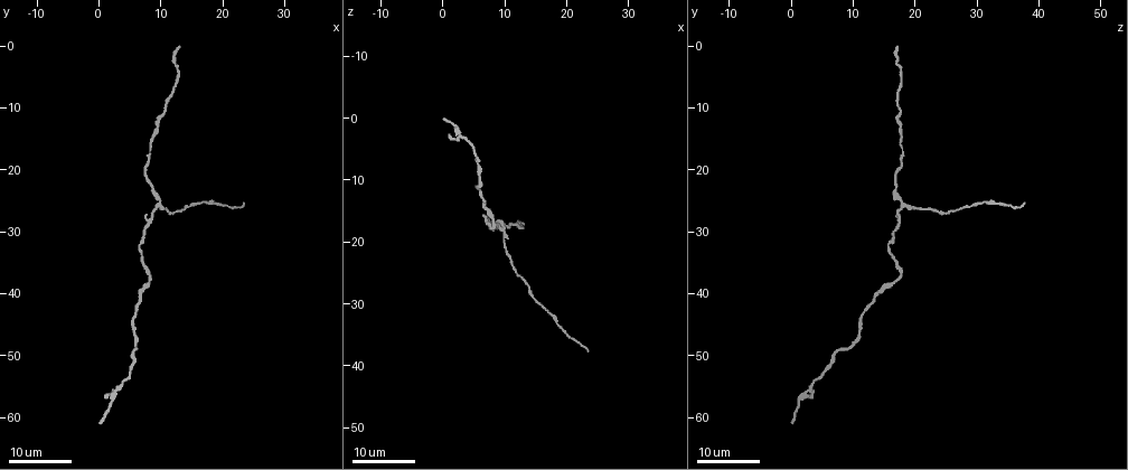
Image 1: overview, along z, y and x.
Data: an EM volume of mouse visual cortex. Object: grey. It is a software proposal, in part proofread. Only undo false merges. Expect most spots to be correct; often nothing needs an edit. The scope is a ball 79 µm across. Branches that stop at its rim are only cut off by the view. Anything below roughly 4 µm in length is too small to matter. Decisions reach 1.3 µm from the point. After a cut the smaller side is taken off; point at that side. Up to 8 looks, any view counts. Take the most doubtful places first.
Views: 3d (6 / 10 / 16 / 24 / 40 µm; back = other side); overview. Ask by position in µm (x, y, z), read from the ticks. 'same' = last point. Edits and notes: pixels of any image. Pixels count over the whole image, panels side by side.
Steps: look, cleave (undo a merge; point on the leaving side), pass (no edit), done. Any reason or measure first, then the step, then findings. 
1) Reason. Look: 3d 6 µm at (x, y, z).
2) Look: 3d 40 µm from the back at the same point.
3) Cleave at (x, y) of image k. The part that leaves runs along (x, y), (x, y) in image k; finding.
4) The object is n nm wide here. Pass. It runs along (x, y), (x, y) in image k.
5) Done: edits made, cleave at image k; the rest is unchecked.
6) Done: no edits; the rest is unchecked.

Four arms meet. Look: 3d 24 µm at (10.0, 25.5, 19.0).

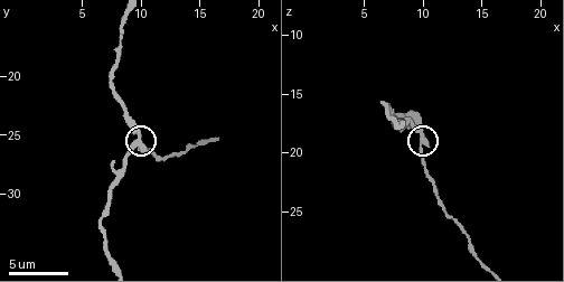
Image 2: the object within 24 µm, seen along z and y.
Look: 3d 10 µm at (9.8, 25.8, 18.6).

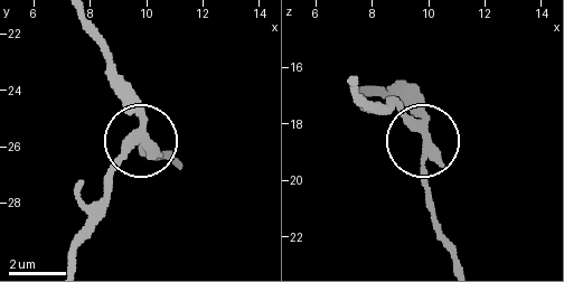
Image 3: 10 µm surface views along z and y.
The side arm is 26 µm long. Pass. It runs along (348, 82), (370, 103), (398, 111), (415, 132), (428, 209) in image 3; one neuron here.

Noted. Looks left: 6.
Thin neck. Look: 3d 16 µm at (9.5, 13.0, 17.5).

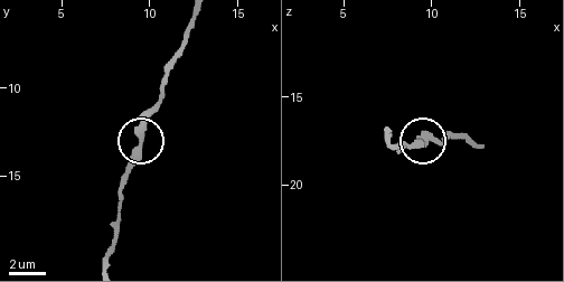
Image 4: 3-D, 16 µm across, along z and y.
Closer look. Look: 3d 10 µm at the same point.

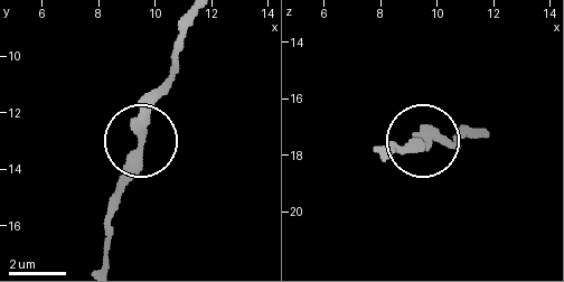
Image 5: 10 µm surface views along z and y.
The object is 360 nm wide here. Pass. Continuous, no second neuron.

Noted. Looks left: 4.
Calibre changes. Look: 3d 24 µm at (18.5, 25.5, 33.5).

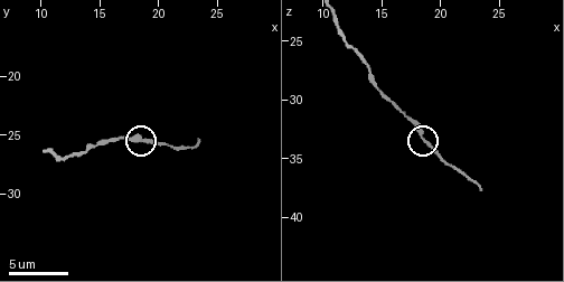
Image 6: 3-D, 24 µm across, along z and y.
Look: 3d 10 µm at (18.6, 25.4, 33.4).

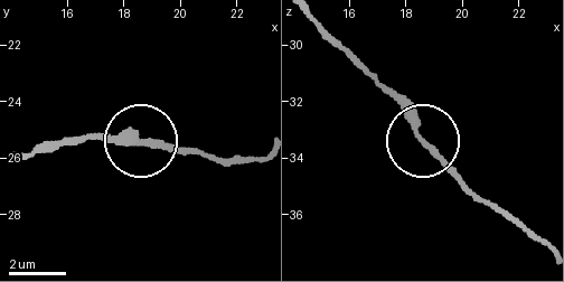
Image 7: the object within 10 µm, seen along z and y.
Pass. It runs along (20, 158), (85, 139), (191, 147) in image 7; one neuron here.

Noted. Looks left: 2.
Calibre changes. Look: 3d 16 µm at (8.0, 37.0, 18.0).

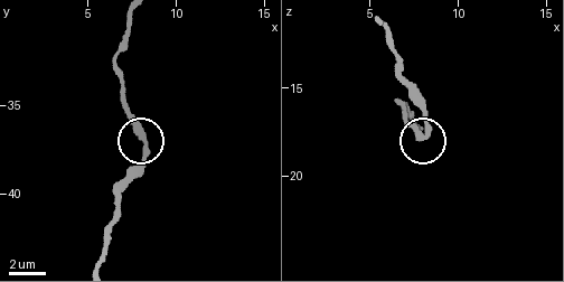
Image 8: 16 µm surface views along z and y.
Zoom in. Look: 3d 10 µm at (7.9, 36.7, 17.8).

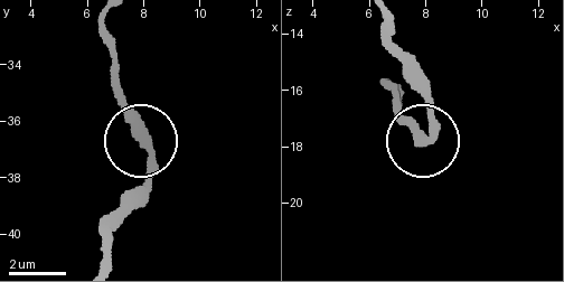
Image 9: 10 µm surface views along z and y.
The object is 330 nm wide here. Pass. One neuron here.

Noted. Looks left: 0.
Done: no edits; the rest is unchecked.

